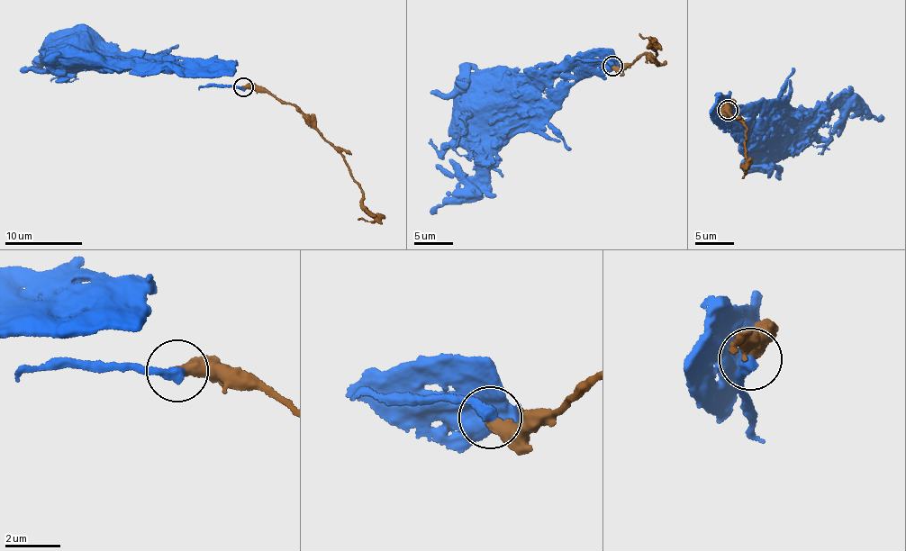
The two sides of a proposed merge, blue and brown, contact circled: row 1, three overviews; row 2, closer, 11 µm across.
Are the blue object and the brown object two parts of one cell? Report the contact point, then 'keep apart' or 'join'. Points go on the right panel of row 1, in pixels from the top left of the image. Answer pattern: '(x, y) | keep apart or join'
(728, 110) | keep apart

